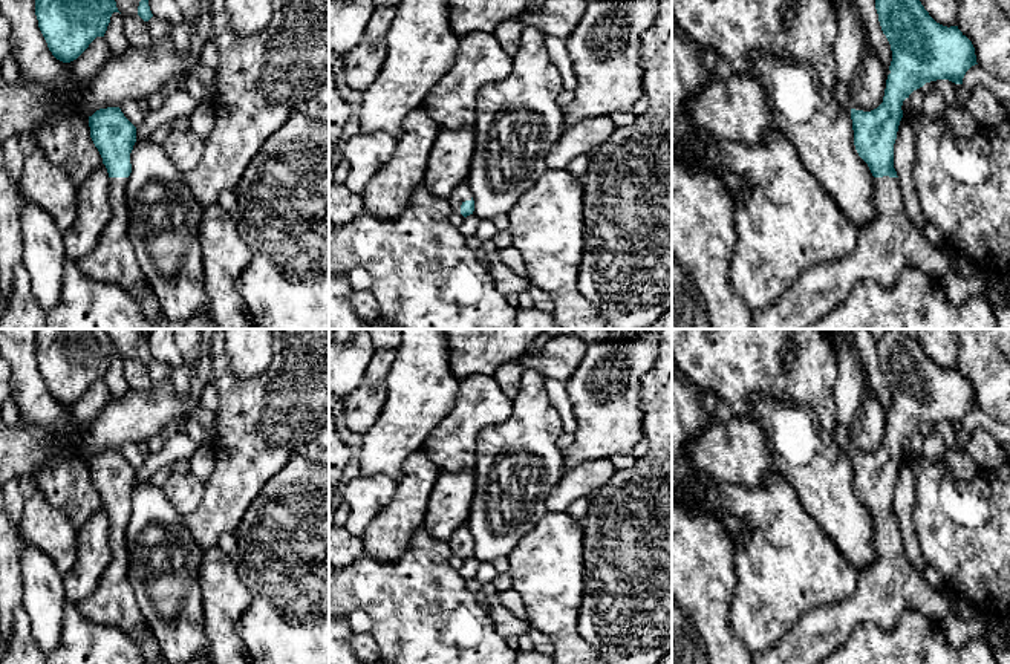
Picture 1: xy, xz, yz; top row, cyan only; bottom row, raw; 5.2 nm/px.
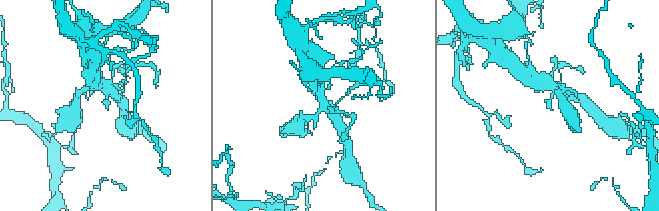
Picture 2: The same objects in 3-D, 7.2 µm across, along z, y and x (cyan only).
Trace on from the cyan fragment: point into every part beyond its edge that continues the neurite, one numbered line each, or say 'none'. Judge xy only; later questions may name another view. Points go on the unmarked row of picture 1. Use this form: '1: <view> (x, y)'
1: xy (114, 603)

